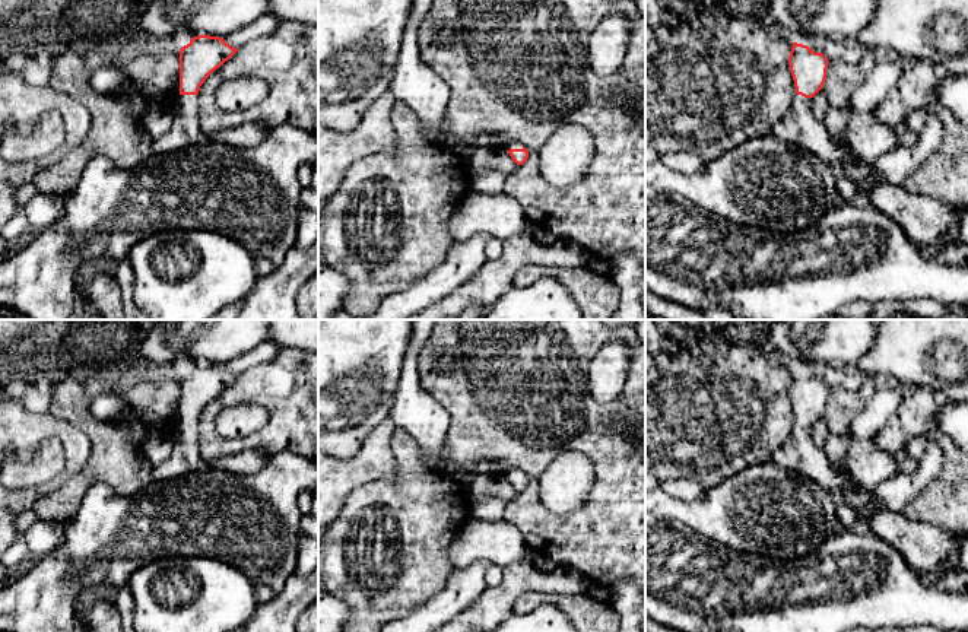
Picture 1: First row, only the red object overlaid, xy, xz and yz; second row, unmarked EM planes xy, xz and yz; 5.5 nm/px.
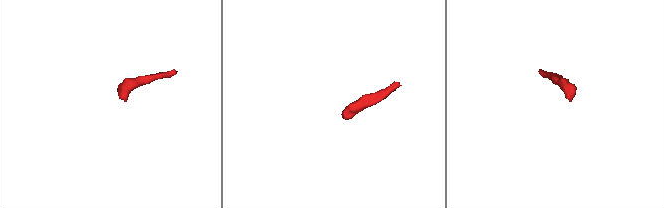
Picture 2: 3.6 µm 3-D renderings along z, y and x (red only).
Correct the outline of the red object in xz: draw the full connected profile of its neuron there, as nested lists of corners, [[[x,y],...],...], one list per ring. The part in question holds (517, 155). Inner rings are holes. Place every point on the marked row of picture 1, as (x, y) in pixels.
[[[514,142],[507,144],[505,149],[517,165],[523,165],[529,158],[529,152],[523,143]]]

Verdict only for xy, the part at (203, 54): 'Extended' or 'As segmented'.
Extended

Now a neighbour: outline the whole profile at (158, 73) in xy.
[[[149,47],[133,60],[118,66],[127,86],[139,83],[146,95],[147,105],[168,105],[180,95],[180,50],[155,53]]]

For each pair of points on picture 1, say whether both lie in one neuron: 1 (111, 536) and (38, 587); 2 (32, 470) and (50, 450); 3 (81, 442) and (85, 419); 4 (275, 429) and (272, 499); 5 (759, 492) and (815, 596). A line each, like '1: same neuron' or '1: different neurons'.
1: same neuron
2: same neuron
3: different neurons
4: different neurons
5: different neurons

